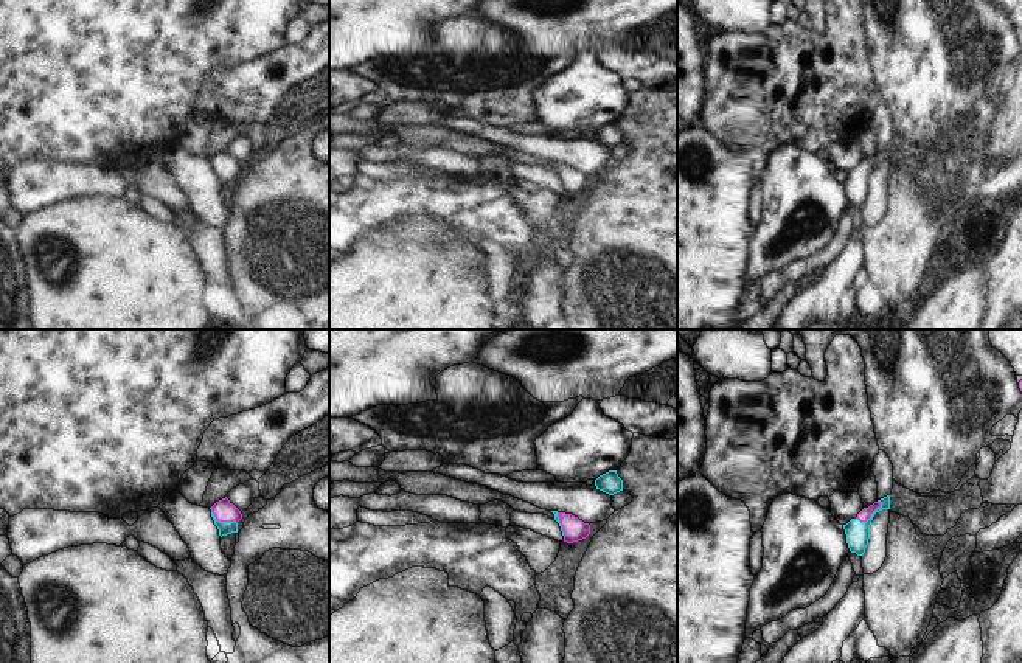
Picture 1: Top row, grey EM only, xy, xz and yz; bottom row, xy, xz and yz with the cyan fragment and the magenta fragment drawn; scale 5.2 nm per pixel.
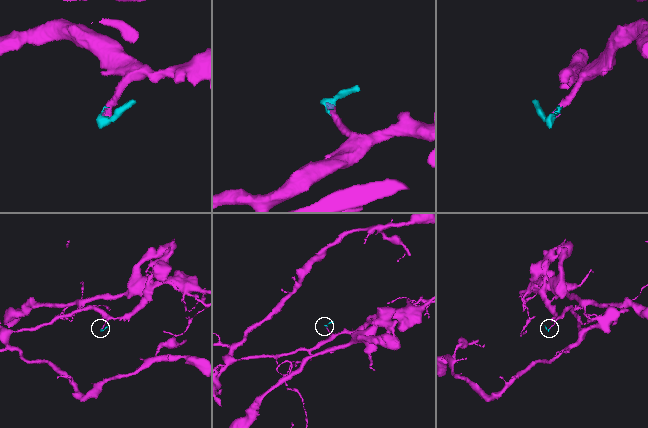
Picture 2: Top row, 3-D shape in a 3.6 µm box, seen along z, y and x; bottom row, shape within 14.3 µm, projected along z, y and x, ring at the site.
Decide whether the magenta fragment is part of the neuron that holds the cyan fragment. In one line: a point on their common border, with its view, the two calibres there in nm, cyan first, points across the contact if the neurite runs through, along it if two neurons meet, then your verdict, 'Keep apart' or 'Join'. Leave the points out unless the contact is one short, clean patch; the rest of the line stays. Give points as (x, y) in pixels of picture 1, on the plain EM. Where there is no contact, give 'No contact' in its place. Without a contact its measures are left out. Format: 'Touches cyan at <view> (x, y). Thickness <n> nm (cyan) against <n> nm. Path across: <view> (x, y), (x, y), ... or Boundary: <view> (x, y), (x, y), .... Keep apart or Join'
Touches cyan at yz (872, 168). Thickness 130 nm (cyan) against 60 nm. Path across: yz (858, 185), (858, 180), (872, 168), (865, 165). Join.

